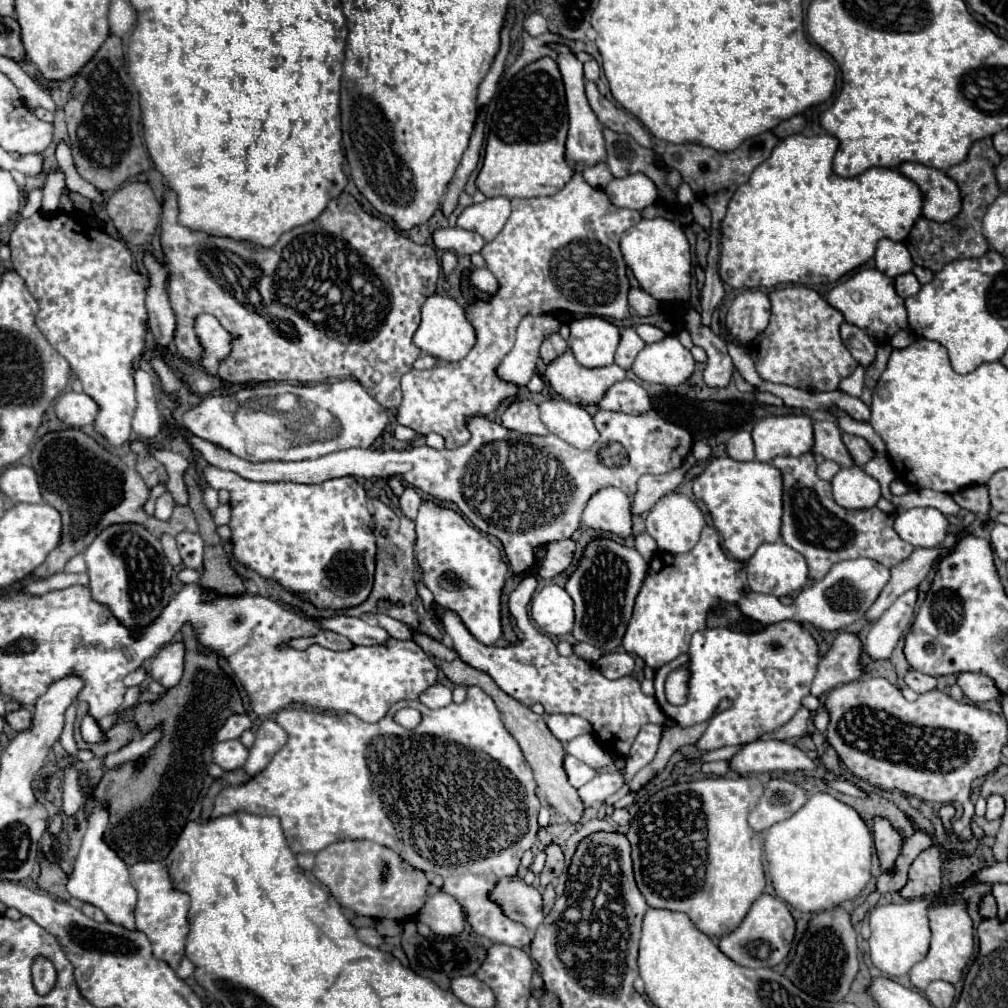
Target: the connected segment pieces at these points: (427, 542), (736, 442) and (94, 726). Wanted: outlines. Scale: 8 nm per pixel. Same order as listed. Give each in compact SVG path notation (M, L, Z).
M421 503L415 523L417 523L417 543L415 543L417 561L423 571L423 583L435 595L435 603L459 613L461 621L467 625L467 629L471 631L475 639L479 639L483 645L493 645L503 635L501 633L501 595L505 575L507 575L507 563L501 561L499 549L491 545L489 539L479 529L475 529L469 521L465 521L463 515L437 507L433 503Z
M737 431L725 445L725 451L735 461L751 461L753 457L753 439L747 431Z
M89 713L81 721L81 735L83 735L83 741L87 741L87 743L103 743L103 741L107 741L107 737L101 731L99 723Z

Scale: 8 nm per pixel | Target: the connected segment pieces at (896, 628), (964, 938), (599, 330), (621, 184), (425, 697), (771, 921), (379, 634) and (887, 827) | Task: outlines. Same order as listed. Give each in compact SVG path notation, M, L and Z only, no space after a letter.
M917 589L903 593L885 611L885 615L873 623L873 627L865 639L865 645L863 645L865 653L873 661L887 661L891 657L891 651L895 649L905 627L909 627L909 623L913 619L915 601L917 601Z
M941 903L937 907L929 909L929 921L931 921L931 949L923 961L913 965L909 977L911 983L919 989L925 991L925 987L935 981L947 981L955 985L961 979L961 973L965 965L969 963L973 955L973 921L965 911L963 903Z
M581 317L569 323L571 337L567 339L575 359L583 367L605 367L613 363L619 345L619 329L603 317Z
M643 173L627 175L623 179L613 179L605 187L605 193L615 207L625 207L625 209L645 209L657 201L655 183Z
M433 685L429 687L425 693L421 693L419 701L431 709L437 707L447 707L451 703L451 689L443 687L443 685Z
M761 895L753 903L743 923L733 933L721 937L719 949L729 959L733 959L743 967L775 967L789 955L793 939L795 939L795 919L789 907L779 897Z
M331 617L323 619L321 625L329 631L335 631L339 635L345 635L355 645L383 645L389 639L389 633L383 627L371 627L363 619L357 617Z
M873 817L873 839L877 857L881 861L881 871L895 873L895 861L903 847L901 831L891 827L891 823L885 817Z

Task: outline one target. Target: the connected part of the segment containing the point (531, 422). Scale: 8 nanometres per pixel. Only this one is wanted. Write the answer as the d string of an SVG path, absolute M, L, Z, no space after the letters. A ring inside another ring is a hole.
M513 401L501 415L501 425L529 435L547 435L547 427L539 419L539 409L533 401Z

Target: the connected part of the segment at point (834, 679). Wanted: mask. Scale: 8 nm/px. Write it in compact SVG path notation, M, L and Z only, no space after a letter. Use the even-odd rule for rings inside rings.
M841 631L835 637L829 653L819 663L819 671L811 687L811 695L821 697L833 687L855 681L861 671L859 653L861 653L861 641L857 639L857 635Z

